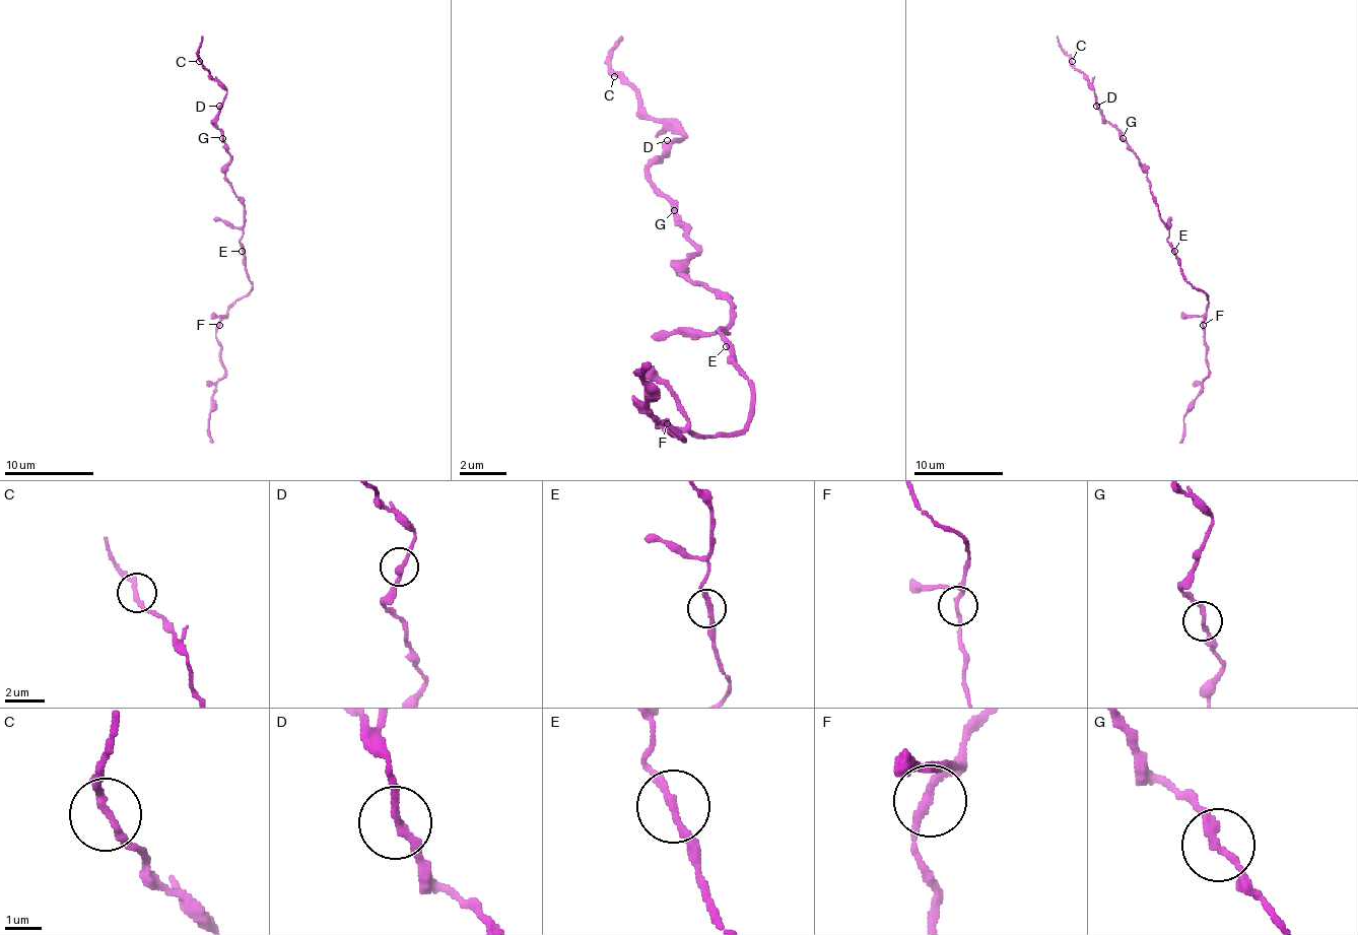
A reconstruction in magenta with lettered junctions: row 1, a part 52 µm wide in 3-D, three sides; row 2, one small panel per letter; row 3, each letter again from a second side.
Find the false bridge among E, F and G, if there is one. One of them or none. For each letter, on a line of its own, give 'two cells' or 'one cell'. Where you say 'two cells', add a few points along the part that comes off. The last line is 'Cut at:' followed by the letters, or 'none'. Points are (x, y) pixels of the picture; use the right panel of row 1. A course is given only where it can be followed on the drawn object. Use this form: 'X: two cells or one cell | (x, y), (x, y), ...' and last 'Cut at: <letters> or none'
E: one cell
F: one cell
G: one cell
Cut at: none

